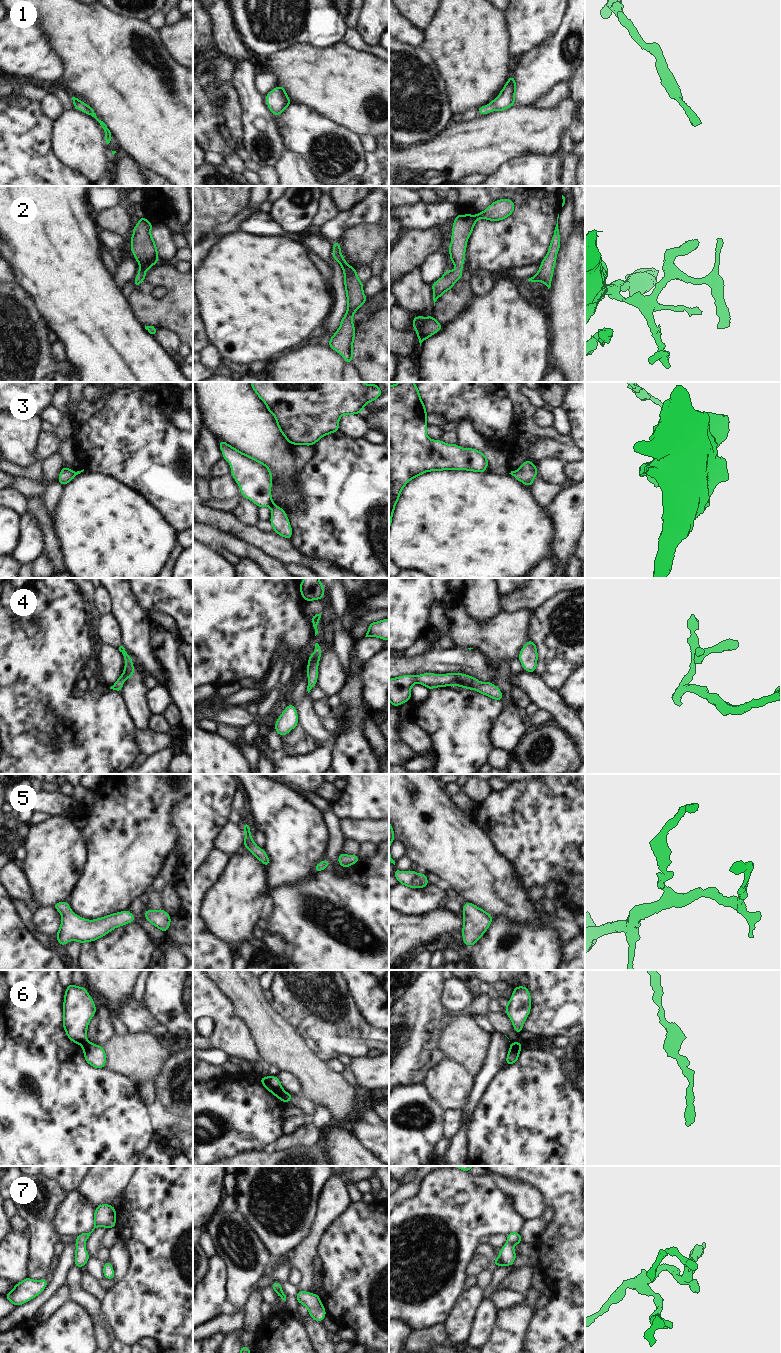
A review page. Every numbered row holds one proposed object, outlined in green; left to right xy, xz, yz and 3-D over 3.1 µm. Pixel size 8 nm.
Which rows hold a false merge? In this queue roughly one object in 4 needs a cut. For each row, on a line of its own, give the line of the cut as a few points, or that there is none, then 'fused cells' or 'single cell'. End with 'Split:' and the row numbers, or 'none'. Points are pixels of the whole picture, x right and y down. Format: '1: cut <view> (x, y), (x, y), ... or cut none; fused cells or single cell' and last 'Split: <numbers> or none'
1: cut none; single cell
2: cut none; single cell
3: cut xz (273, 503), (270, 506); fused cells
4: cut none; single cell
5: cut none; single cell
6: cut xz (284, 1091), (279, 1098); fused cells
7: cut none; single cell
Split: 3, 6

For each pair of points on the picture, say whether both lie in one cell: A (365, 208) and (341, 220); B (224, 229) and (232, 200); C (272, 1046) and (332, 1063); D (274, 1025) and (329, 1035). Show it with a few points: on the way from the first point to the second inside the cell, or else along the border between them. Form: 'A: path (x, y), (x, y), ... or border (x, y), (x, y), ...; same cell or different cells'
A: path (359, 214), (347, 220); same cell
B: border (245, 209), (228, 221), (219, 224), (210, 234); different cells
C: border (325, 1062), (332, 1070), (340, 1074); different cells
D: border (277, 1012), (308, 1047); different cells

